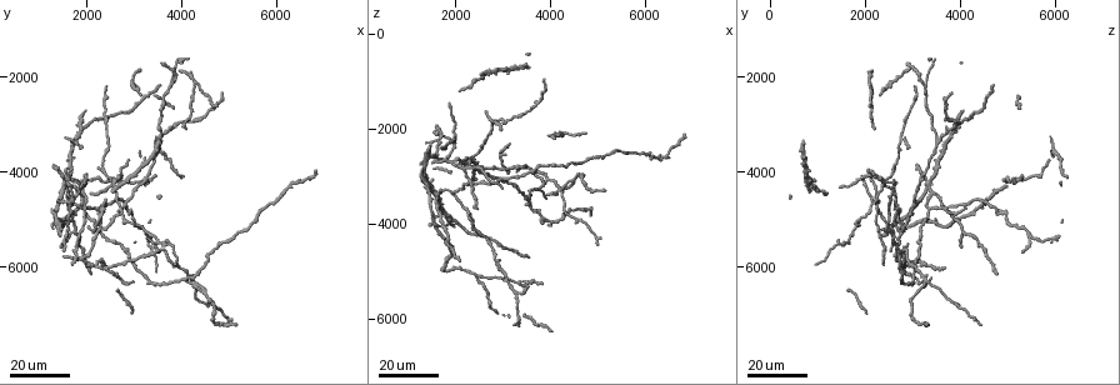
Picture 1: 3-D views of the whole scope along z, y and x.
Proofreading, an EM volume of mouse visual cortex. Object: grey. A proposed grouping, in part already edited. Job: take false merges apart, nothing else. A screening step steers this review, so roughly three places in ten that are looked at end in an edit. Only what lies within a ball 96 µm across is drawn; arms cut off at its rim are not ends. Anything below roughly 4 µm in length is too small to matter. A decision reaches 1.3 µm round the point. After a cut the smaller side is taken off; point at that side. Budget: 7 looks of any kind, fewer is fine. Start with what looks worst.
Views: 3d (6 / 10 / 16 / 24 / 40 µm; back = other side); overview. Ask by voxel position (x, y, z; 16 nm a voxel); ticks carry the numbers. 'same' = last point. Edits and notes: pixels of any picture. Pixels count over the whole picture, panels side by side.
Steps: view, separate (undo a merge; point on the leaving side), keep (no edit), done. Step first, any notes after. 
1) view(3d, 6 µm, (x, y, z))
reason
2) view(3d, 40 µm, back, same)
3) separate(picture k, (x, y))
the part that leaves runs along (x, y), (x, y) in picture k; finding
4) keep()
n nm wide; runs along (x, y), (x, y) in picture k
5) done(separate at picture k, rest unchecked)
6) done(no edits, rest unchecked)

view(3d, 24 µm, (4250, 6350, 3250))
four or more arms meet

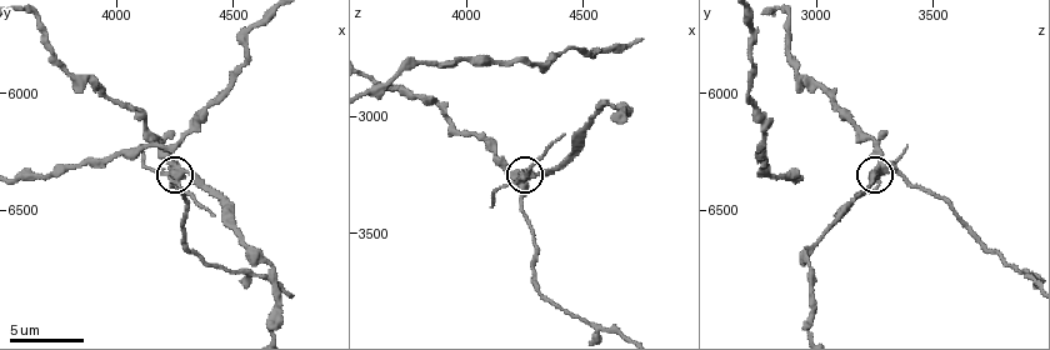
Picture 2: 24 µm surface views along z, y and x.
view(3d, 6 µm, (4240, 6340, 3280))

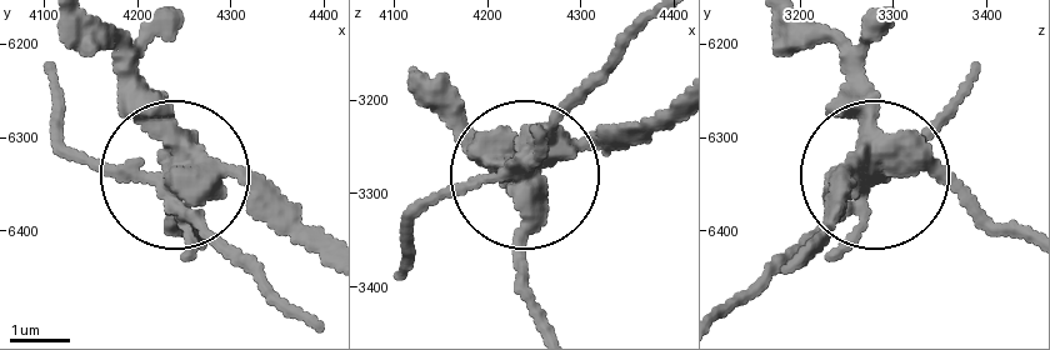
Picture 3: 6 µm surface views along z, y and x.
separate(picture 3, (203, 234))
the part that leaves runs along (865, 164), (934, 169), (1024, 228) in picture 3; a second neuron is stuck on

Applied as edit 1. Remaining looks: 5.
view(3d, 16 µm, (2350, 6050, 2850))
arms part here

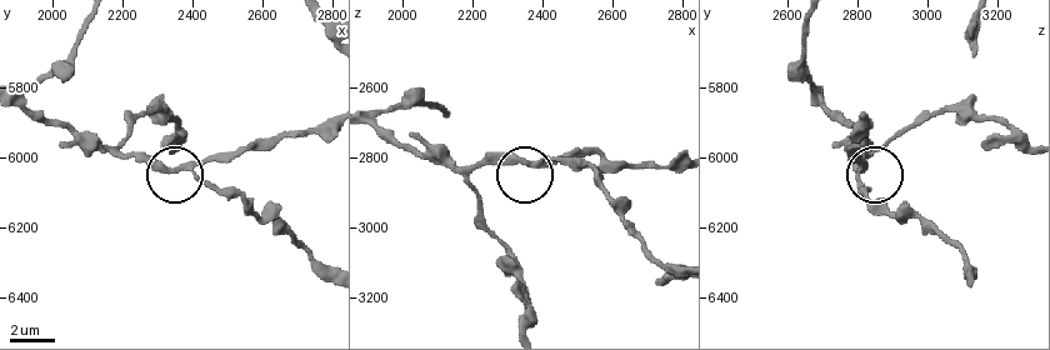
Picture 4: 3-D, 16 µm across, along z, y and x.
view(3d, 10 µm, (2410, 6040, 2800))

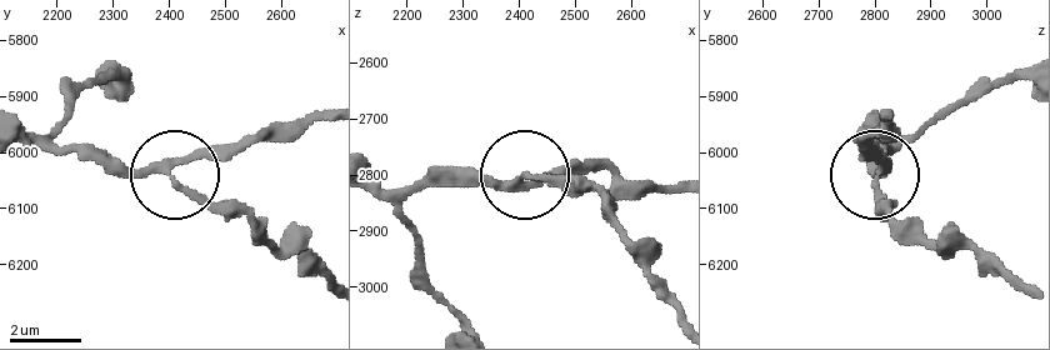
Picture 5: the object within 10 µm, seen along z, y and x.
keep()
3 arms; continuous, no second neuron

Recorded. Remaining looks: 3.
view(3d, 24 µm, (2400, 4200, 5100))
branch point

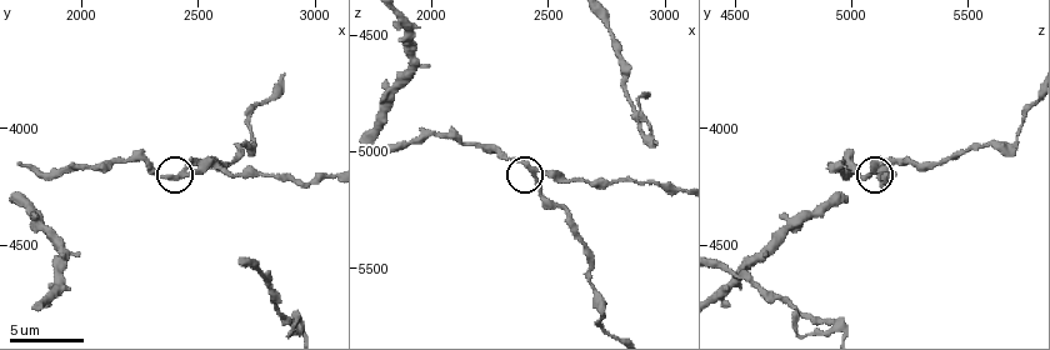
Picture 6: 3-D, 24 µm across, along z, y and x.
view(3d, 6 µm, (2450, 4190, 5100))

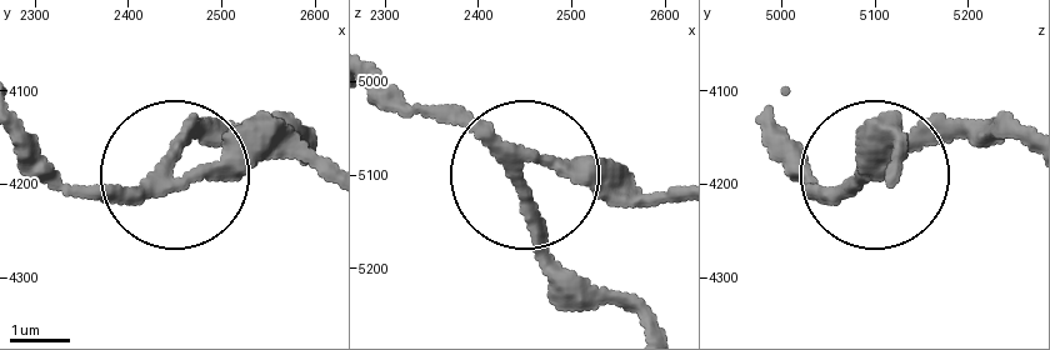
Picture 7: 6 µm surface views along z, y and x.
keep()
3 arms; runs along (33, 139), (93, 184), (326, 154) in picture 7; all the same neuron

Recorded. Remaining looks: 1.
done(separate at picture 3, rest unchecked)

